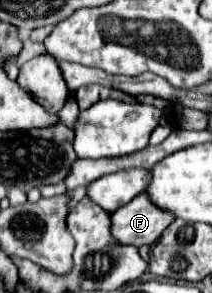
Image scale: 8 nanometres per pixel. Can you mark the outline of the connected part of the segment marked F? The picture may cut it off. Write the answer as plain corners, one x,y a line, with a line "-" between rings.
139,194
111,214
111,234
121,244
153,244
173,220
169,210
155,206
147,194

